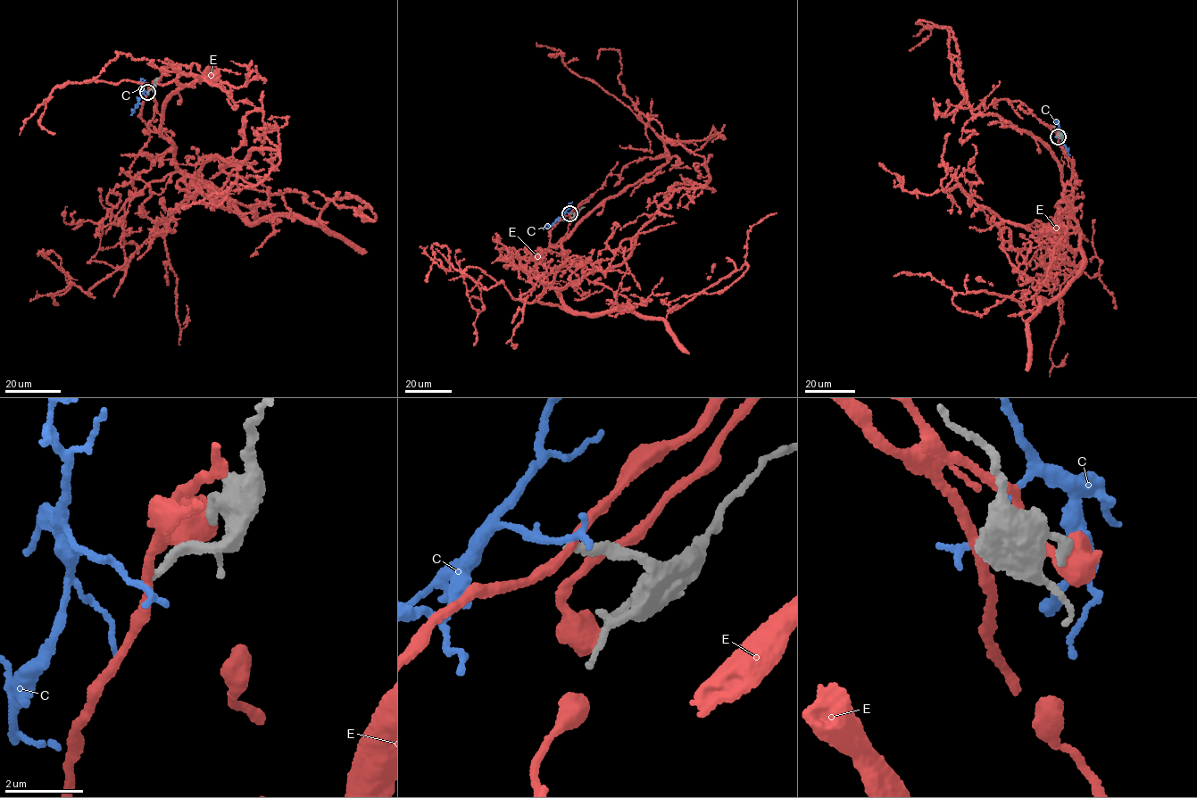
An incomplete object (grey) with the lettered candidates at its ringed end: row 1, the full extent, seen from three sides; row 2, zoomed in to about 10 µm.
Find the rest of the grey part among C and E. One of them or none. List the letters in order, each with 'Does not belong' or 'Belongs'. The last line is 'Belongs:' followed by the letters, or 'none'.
C: Does not belong
E: Does not belong
Belongs: none

